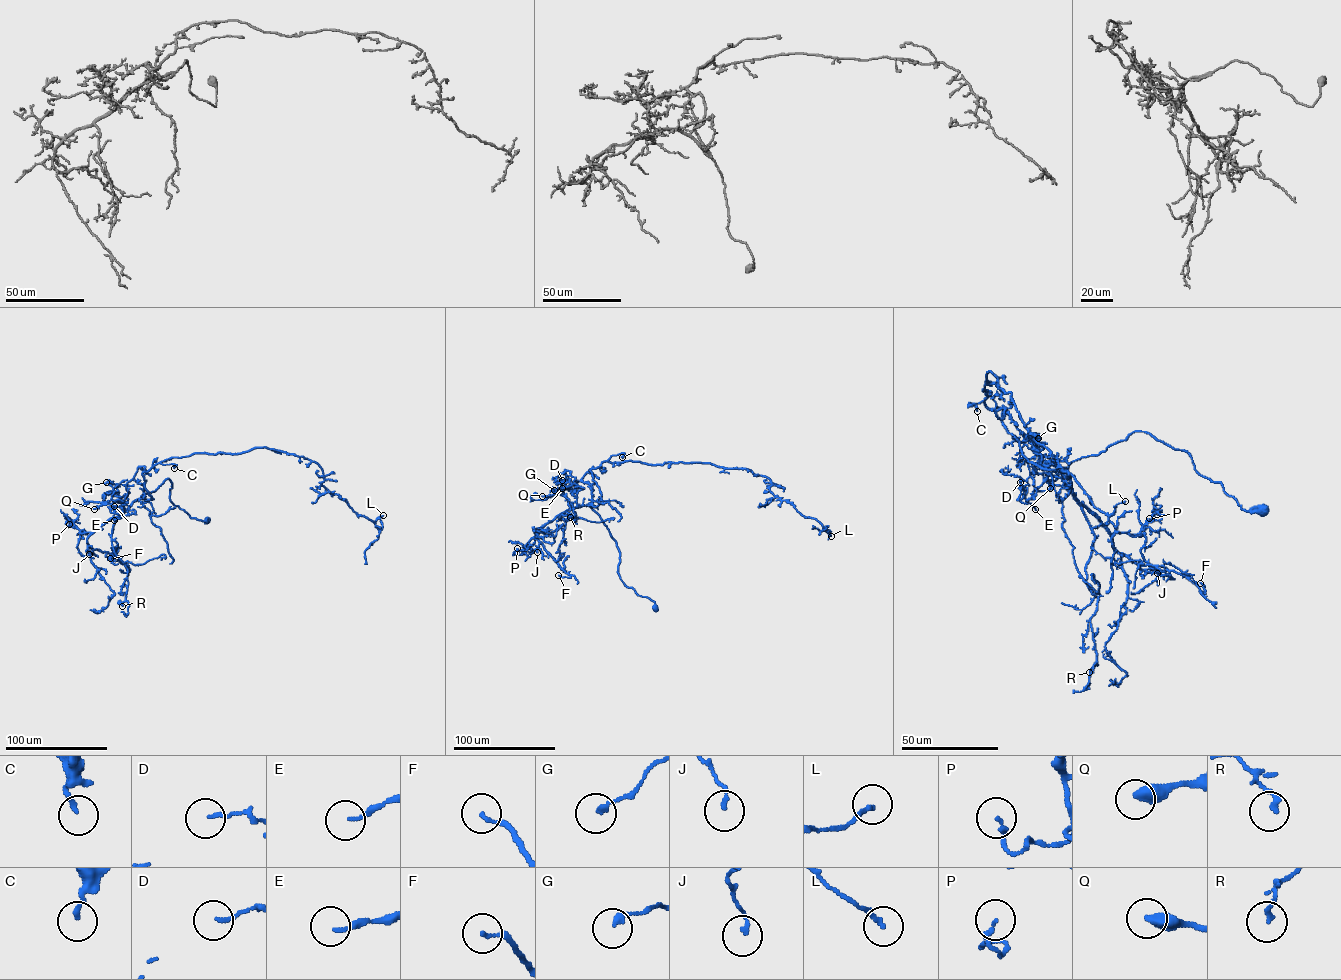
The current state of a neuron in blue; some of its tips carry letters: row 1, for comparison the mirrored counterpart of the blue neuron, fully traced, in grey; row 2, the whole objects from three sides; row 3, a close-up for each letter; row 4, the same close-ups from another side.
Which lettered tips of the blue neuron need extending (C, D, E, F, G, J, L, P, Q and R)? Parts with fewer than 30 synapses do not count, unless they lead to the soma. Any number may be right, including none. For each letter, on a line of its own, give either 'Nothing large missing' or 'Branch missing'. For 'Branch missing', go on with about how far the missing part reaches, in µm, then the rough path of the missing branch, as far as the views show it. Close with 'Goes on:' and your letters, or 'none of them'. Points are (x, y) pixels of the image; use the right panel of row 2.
C: Nothing large missing
D: Nothing large missing
E: Nothing large missing
F: Nothing large missing
G: Nothing large missing
J: Nothing large missing
L: Nothing large missing
P: Nothing large missing
Q: Nothing large missing
R: Nothing large missing
Goes on: none of them

